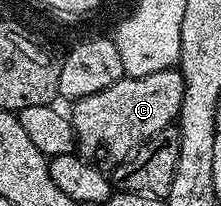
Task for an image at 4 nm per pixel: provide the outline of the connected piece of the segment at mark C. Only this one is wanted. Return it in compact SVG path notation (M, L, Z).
M175 67L153 71L153 75L125 75L113 83L113 87L105 87L105 91L97 91L97 95L85 95L69 109L79 156L100 159L107 153L111 163L127 160L145 142L153 139L153 135L176 124L183 99L185 83L182 73Z

